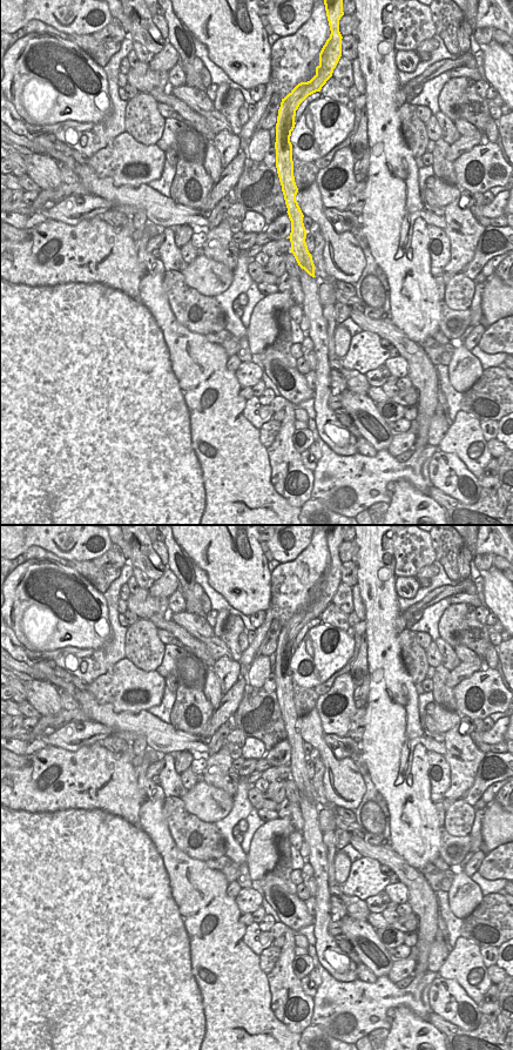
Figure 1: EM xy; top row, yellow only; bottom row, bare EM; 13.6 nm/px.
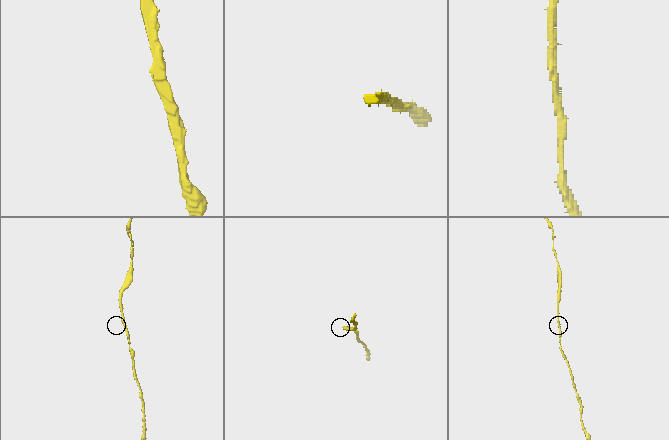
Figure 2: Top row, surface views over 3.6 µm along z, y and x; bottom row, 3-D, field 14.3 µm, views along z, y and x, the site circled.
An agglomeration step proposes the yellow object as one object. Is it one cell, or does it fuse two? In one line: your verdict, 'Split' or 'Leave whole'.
Leave whole.

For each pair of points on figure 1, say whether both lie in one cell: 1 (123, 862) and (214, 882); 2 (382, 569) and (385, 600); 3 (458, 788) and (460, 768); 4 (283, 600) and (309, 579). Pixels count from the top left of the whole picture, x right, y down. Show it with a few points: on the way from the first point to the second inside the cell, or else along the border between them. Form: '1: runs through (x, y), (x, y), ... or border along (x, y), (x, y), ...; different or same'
1: runs through (147, 861), (160, 850), (164, 859), (190, 882); same
2: runs through (382, 577), (385, 581), (385, 592); same
3: runs through (459, 783), (460, 773); same
4: runs through (289, 593), (302, 580); same

